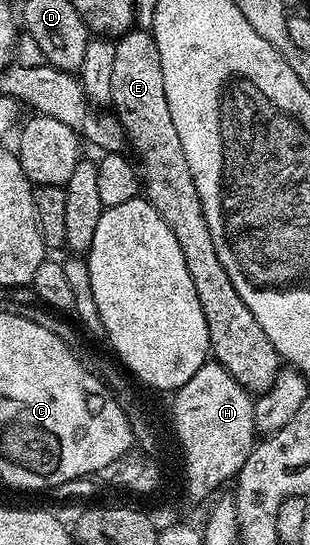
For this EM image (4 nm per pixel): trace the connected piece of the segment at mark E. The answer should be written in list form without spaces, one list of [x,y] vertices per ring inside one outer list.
[[[129,30],[115,41],[115,46],[111,107],[122,122],[127,143],[136,151],[143,195],[162,214],[162,222],[174,230],[174,238],[178,238],[186,270],[190,270],[194,290],[198,290],[198,302],[202,302],[202,314],[206,314],[211,355],[243,388],[253,394],[266,392],[282,371],[282,361],[278,350],[274,350],[274,342],[266,338],[246,302],[238,298],[234,282],[230,282],[222,262],[218,262],[218,254],[214,254],[214,238],[210,238],[210,226],[206,226],[206,214],[202,214],[202,202],[186,163],[186,153],[182,151],[174,118],[170,118],[158,46],[148,30]]]

